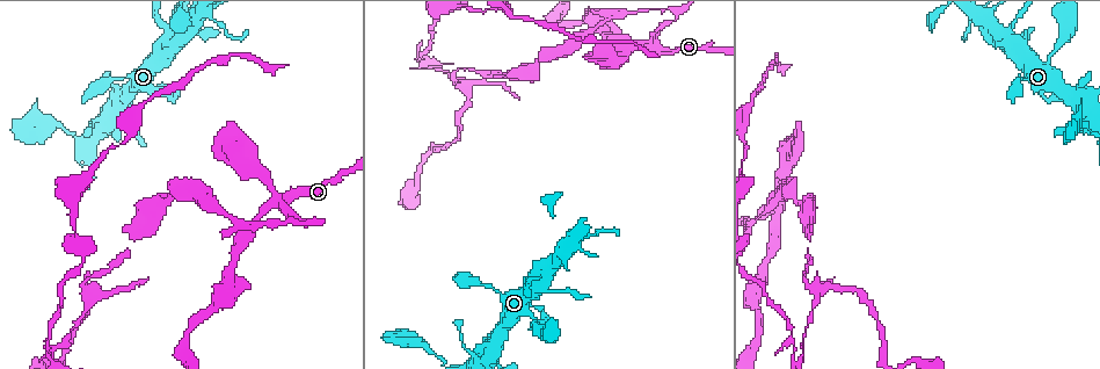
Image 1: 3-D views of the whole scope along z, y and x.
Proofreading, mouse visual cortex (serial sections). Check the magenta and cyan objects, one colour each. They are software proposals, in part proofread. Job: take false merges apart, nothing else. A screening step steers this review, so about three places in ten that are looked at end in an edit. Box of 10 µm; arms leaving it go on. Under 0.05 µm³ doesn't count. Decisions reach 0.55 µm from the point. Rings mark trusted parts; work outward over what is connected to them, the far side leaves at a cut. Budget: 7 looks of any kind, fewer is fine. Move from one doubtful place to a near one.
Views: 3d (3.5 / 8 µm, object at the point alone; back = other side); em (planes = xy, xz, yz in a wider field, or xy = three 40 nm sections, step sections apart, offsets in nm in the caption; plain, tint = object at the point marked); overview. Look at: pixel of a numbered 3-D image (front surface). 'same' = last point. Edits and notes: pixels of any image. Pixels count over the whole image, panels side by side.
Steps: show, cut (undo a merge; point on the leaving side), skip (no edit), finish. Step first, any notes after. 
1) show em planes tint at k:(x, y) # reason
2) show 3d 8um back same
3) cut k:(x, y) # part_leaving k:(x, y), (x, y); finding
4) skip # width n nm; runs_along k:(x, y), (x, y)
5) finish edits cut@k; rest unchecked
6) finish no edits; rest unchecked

show 3d 3.5um at 1:(654, 41) # four arms meet

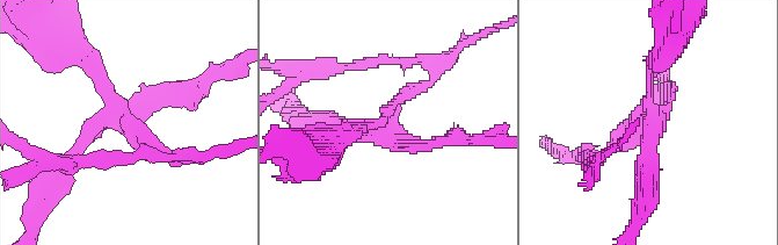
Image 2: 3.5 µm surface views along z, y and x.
show em xy step 2 tint at 2:(649, 121) # arms 4; arm_widths 150, 150, 150, 200 nm; need the tissue

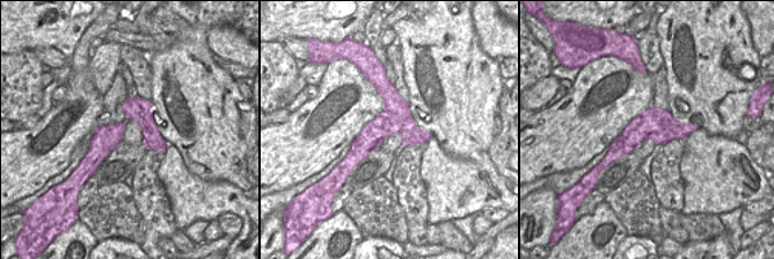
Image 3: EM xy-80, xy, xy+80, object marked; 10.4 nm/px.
cut 2:(97, 65) # part_leaving 2:(126, 122), (176, 158), (158, 158); two cells meet here

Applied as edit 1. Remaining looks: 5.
show overview

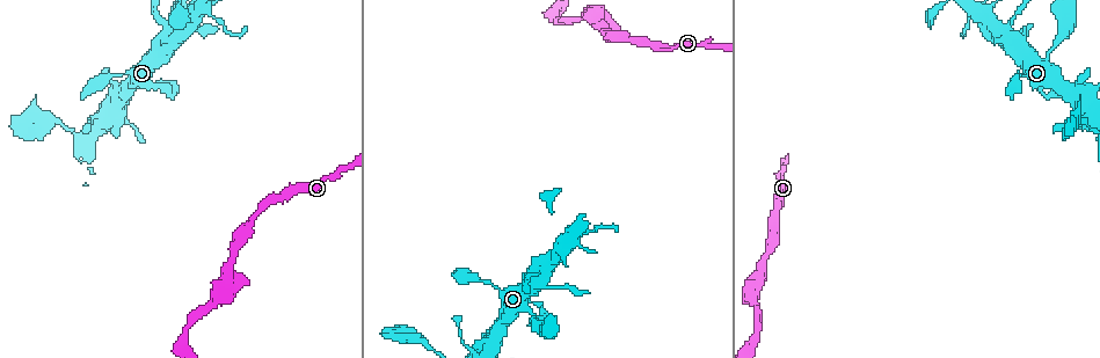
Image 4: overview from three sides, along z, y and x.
show 3d 3.5um at 4:(542, 308) # sharp bend

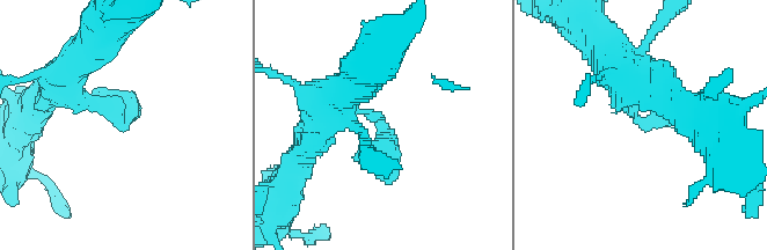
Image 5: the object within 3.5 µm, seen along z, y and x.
show em xy step 5 tint at 5:(643, 124)

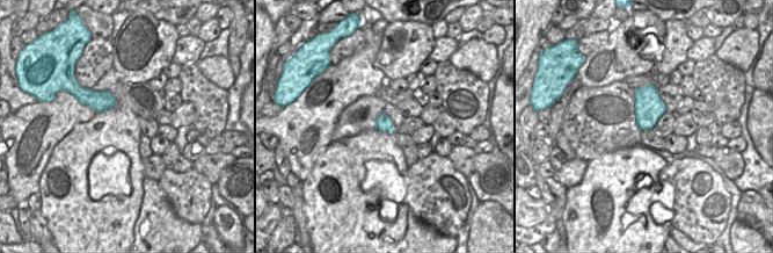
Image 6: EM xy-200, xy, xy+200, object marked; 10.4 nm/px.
skip # runs_along 5:(323, 107), (380, 122), (384, 148), (352, 157); one cell here

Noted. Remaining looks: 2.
finish edits cut@2; rest unchecked

